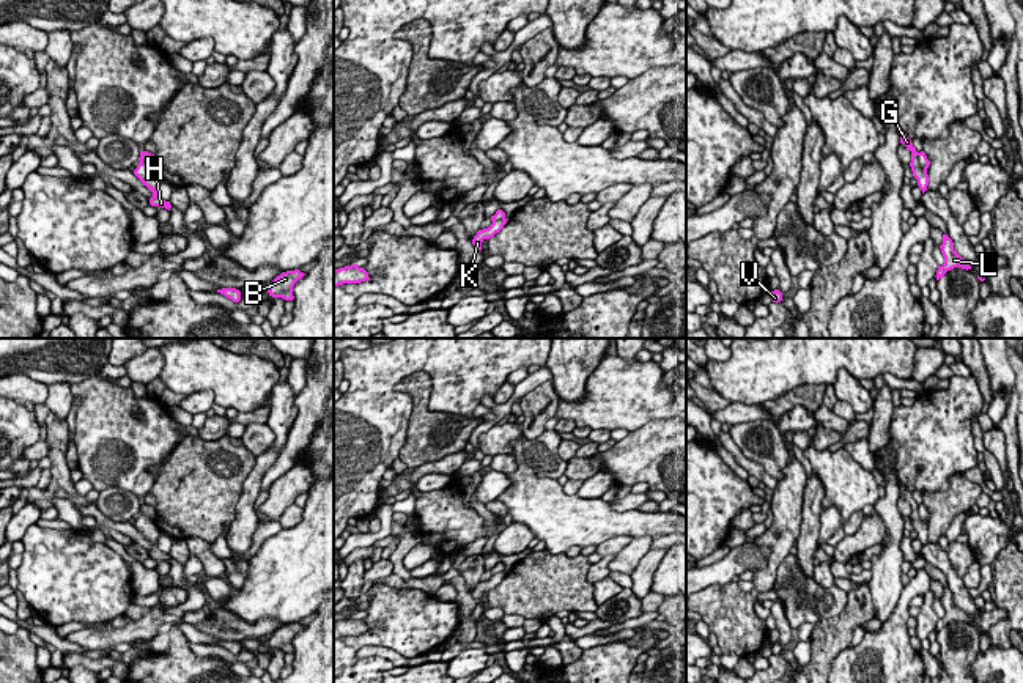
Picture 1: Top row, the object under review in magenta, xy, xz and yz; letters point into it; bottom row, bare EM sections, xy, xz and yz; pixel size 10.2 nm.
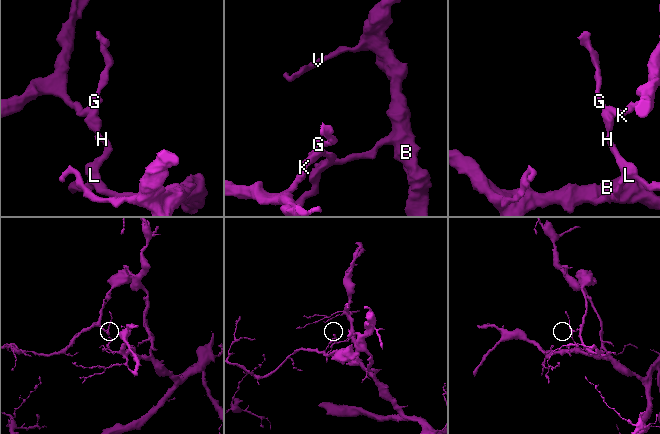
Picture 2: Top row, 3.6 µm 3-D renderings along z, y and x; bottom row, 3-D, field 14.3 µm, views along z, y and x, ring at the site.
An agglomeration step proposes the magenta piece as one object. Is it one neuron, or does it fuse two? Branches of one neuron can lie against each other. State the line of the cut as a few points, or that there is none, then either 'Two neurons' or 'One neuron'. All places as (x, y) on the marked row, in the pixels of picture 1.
Split along yz (916, 153), (918, 162), (926, 170). Two neurons

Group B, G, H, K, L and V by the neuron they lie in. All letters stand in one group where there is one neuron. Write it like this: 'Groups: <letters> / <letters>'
Groups: B G H L V / K

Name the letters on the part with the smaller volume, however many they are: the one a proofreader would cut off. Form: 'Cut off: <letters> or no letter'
Cut off: K

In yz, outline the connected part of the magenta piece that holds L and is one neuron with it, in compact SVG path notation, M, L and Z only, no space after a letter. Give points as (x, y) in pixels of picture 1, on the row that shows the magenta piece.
M943 234L943 244L940 246L940 249L944 257L944 264L938 266L938 271L935 275L936 280L940 280L947 271L957 266L966 271L971 269L969 263L954 250L954 242L947 234Z

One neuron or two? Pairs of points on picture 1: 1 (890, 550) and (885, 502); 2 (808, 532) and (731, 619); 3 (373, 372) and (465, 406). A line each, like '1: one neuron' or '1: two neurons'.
1: one neuron
2: two neurons
3: one neuron

